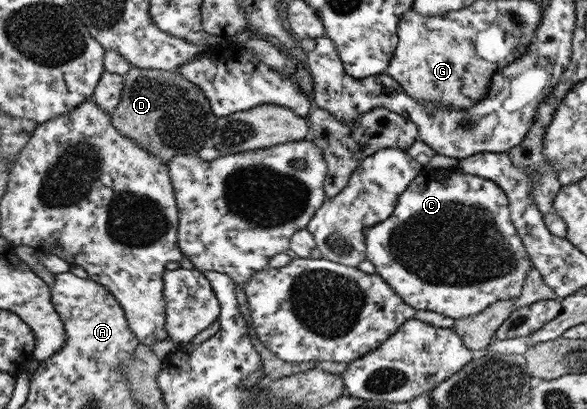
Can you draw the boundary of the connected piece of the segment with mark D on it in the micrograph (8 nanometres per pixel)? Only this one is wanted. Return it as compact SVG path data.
M134 67L124 76L119 104L110 117L119 134L131 138L165 163L177 155L197 154L198 150L207 146L218 121L203 89L185 79L179 71Z

